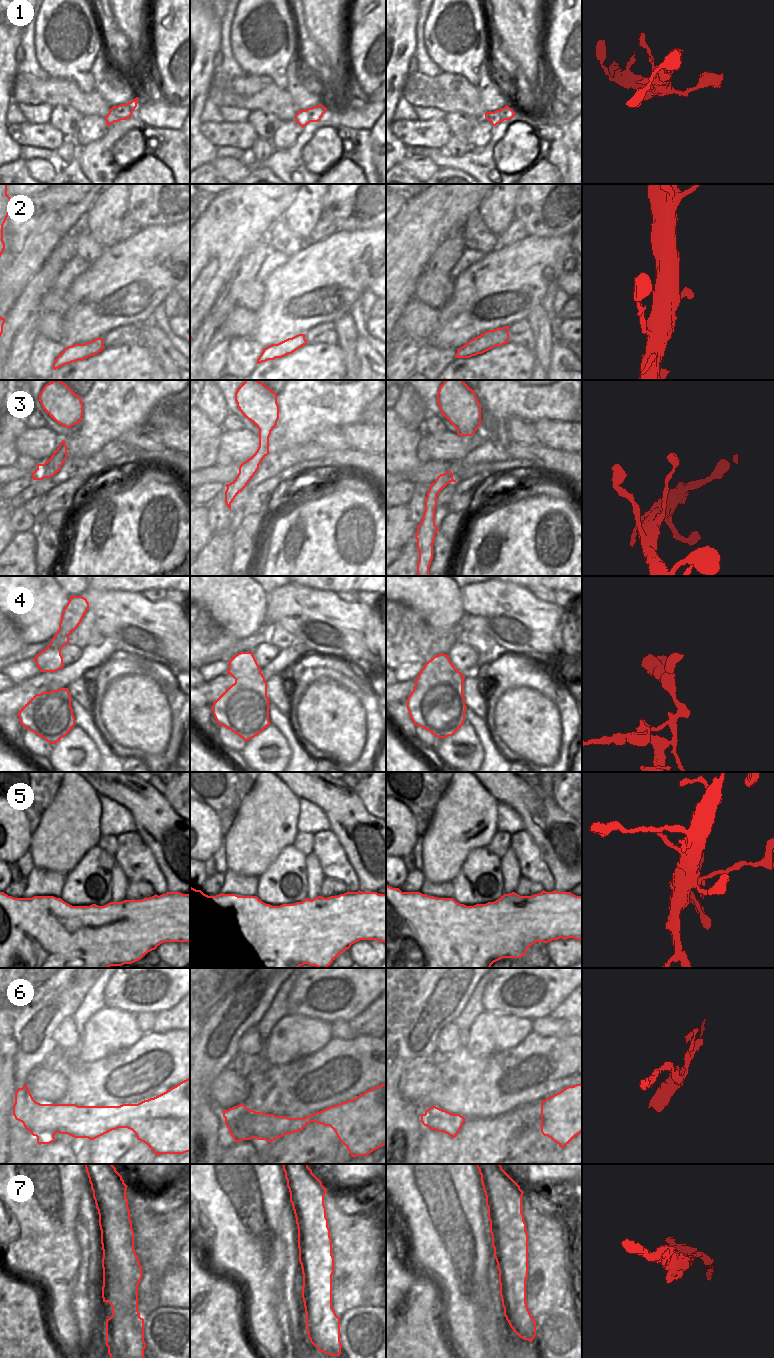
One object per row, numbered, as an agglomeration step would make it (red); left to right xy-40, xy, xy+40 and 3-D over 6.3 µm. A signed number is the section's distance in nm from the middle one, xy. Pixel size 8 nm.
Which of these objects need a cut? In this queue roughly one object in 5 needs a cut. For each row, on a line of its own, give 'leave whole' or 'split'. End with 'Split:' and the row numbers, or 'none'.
1: leave whole
2: leave whole
3: leave whole
4: leave whole
5: leave whole
6: split
7: split
Split: 6, 7

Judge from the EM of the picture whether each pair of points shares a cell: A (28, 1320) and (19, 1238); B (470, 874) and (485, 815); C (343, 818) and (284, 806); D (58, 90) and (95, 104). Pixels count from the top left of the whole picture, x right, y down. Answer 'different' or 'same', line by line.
A: different
B: different
C: different
D: same

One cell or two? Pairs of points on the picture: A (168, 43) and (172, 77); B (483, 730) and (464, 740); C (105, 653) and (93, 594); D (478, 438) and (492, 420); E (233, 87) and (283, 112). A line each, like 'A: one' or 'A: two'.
A: one
B: two
C: two
D: two
E: one

